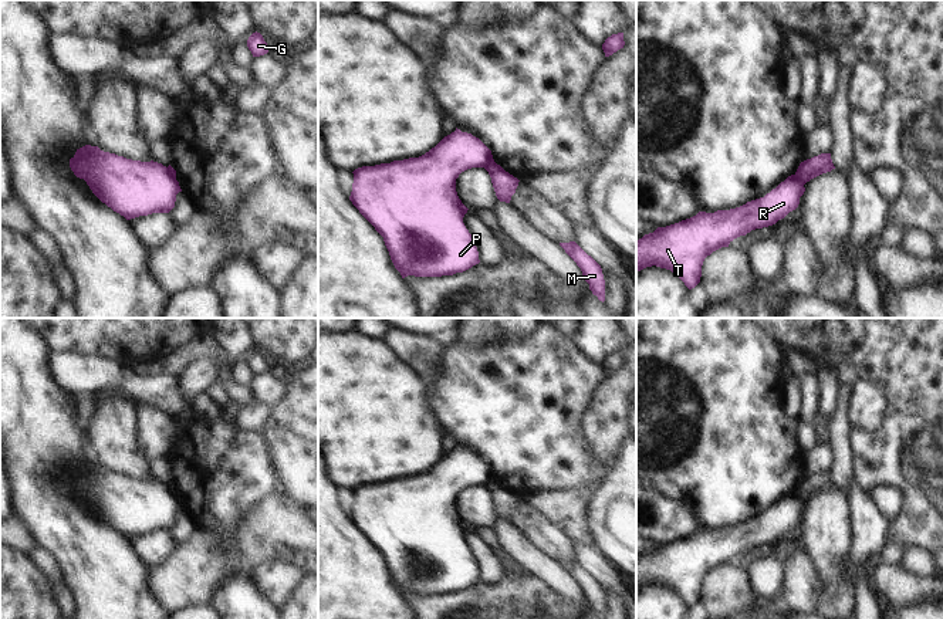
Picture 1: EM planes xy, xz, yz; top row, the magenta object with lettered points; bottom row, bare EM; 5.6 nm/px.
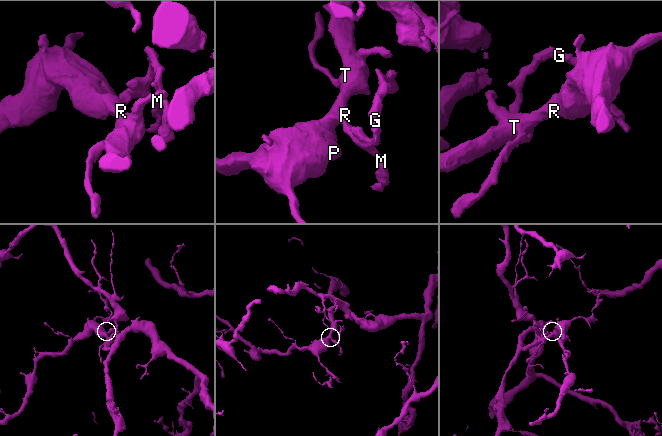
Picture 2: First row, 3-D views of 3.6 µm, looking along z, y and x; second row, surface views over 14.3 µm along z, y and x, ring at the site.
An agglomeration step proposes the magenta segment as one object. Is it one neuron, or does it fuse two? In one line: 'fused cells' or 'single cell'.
fused cells

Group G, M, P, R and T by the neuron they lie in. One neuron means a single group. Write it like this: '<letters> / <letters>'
G M / P R T

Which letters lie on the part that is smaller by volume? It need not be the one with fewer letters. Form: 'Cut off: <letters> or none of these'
Cut off: G, M.

